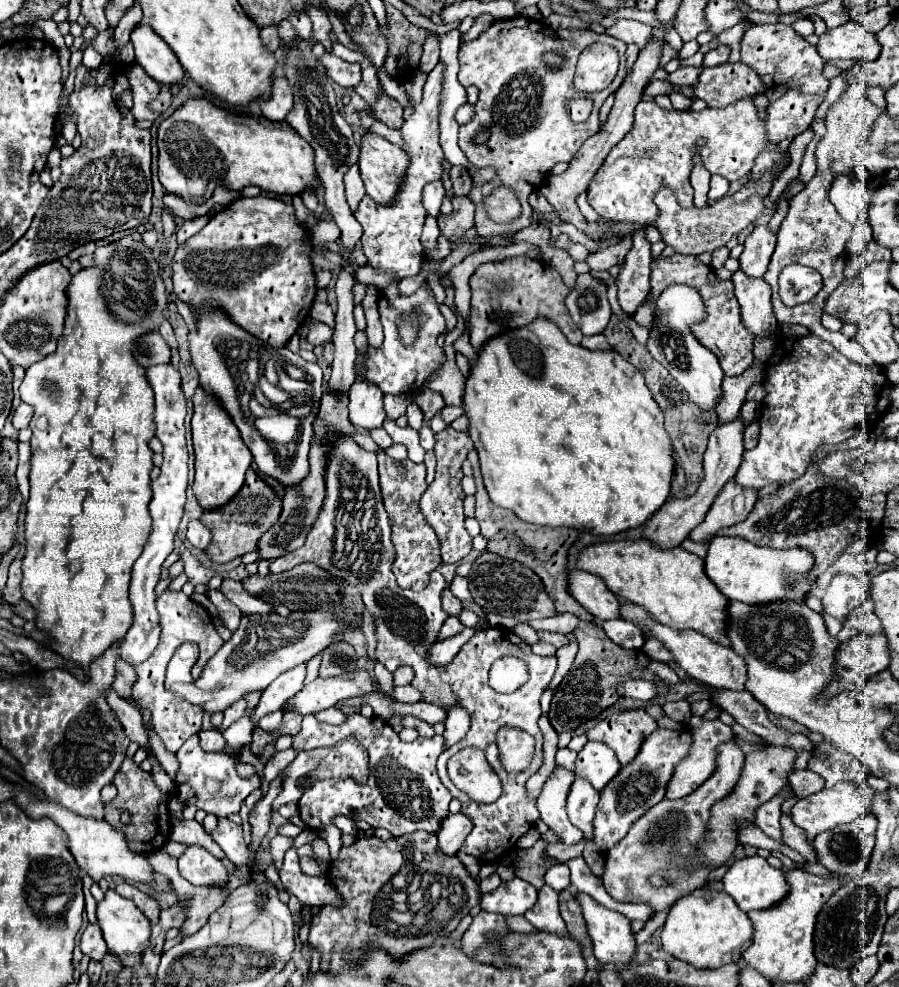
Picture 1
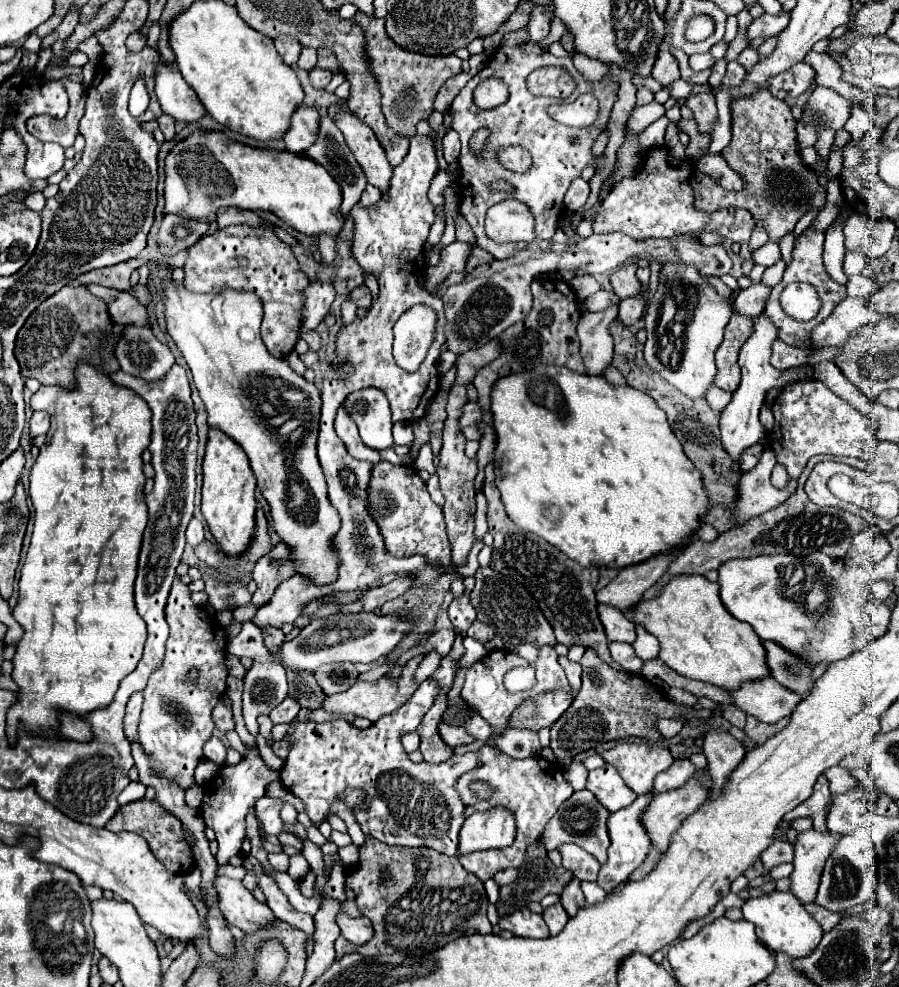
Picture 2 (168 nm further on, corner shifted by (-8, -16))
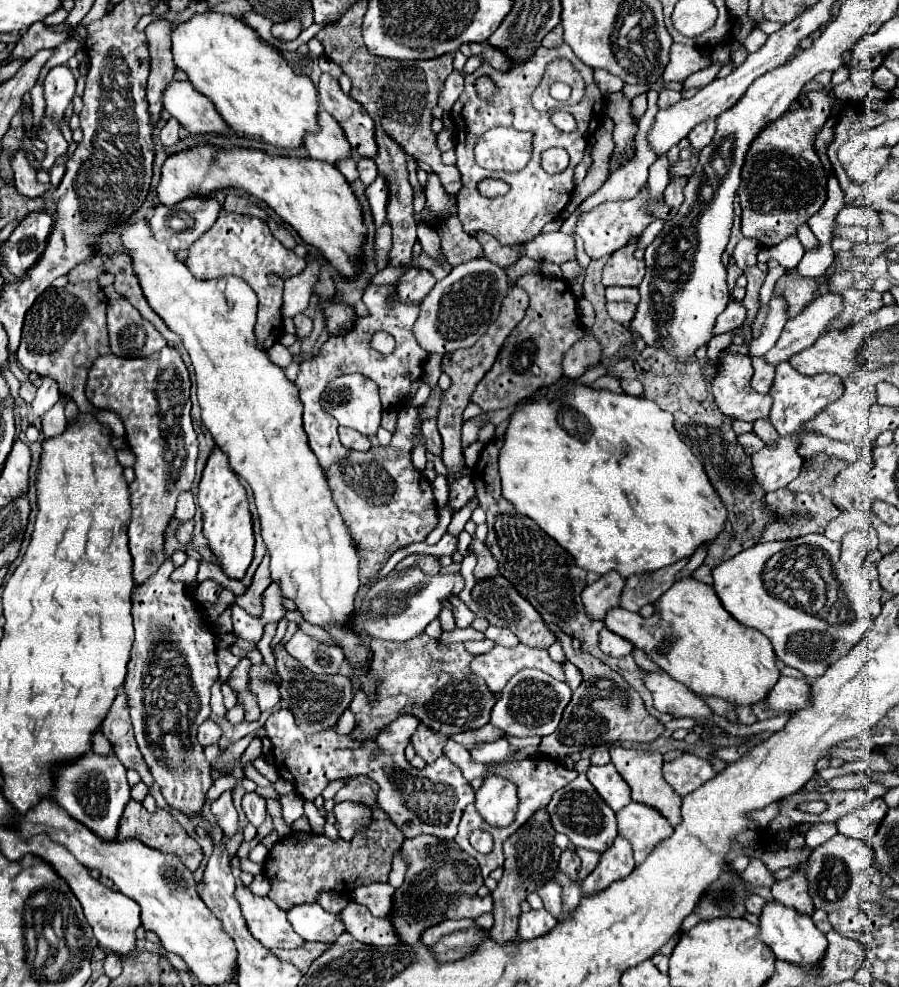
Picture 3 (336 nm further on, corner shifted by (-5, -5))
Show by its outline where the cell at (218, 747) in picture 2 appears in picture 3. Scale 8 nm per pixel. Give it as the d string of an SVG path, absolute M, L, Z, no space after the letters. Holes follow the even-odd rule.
M207 719L199 725L199 731L197 731L197 739L201 745L211 745L211 743L217 743L221 737L221 729L215 721Z

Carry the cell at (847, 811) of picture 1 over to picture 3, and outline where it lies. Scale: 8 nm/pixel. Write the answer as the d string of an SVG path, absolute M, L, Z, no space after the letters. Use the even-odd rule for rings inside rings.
M799 865L797 873L793 873L793 877L785 879L785 881L777 881L771 887L771 893L775 897L777 903L791 907L795 911L799 911L801 915L813 915L813 901L807 893L807 881L803 875L803 865Z

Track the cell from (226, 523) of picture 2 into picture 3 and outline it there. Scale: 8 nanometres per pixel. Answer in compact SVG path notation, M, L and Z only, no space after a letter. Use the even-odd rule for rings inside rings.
M215 449L205 465L197 493L197 505L203 513L203 535L207 537L221 571L229 579L241 581L253 559L253 523L247 493L239 483L237 475L229 469L229 461L225 461L225 453L221 453L221 449Z

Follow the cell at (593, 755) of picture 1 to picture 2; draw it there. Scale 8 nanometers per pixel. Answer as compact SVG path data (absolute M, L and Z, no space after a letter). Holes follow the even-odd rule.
M604 764L602 768L592 770L586 788L594 792L598 802L610 812L632 804L632 800L636 798L636 792L632 792L632 788L624 784L624 780L616 772L616 768L612 768L612 764Z

